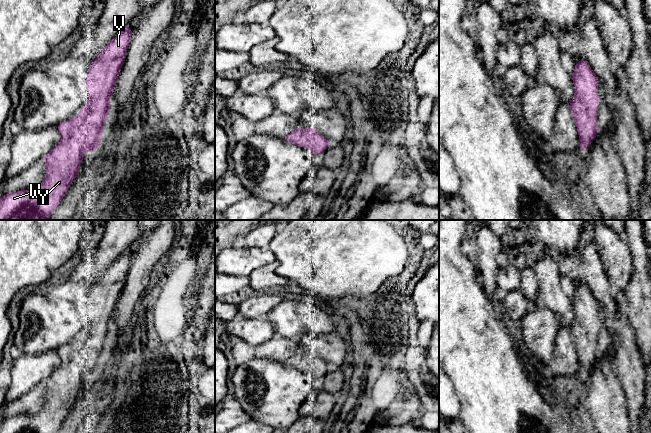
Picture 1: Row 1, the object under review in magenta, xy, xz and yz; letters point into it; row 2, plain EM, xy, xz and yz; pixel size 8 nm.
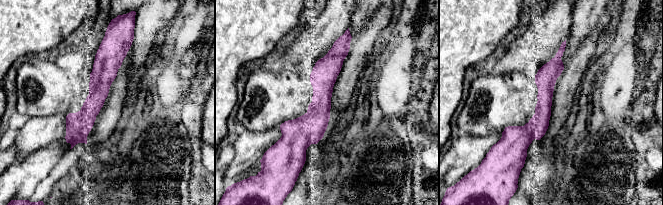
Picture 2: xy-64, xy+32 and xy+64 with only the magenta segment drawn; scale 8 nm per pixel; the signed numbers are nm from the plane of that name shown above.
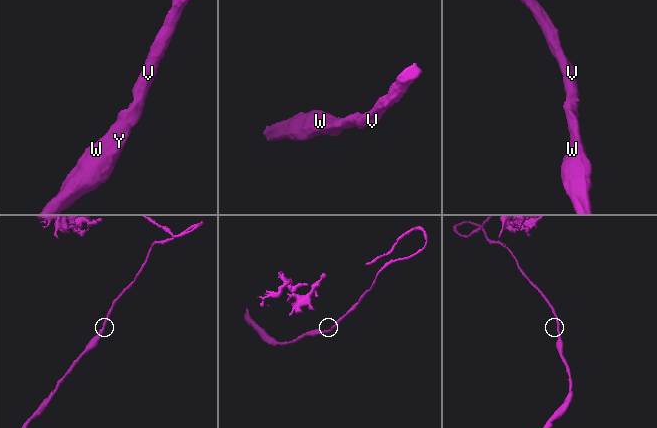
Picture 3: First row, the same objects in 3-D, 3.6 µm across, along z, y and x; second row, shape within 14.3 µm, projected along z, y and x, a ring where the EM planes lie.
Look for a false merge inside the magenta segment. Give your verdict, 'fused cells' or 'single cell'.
single cell

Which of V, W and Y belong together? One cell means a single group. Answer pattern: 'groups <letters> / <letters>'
groups V W Y

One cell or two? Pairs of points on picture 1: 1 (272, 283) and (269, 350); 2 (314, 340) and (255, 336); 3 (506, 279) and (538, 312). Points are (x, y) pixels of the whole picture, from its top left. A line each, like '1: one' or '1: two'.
1: two
2: one
3: one

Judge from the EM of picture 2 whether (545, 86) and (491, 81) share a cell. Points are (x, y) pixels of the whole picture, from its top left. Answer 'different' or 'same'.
different

